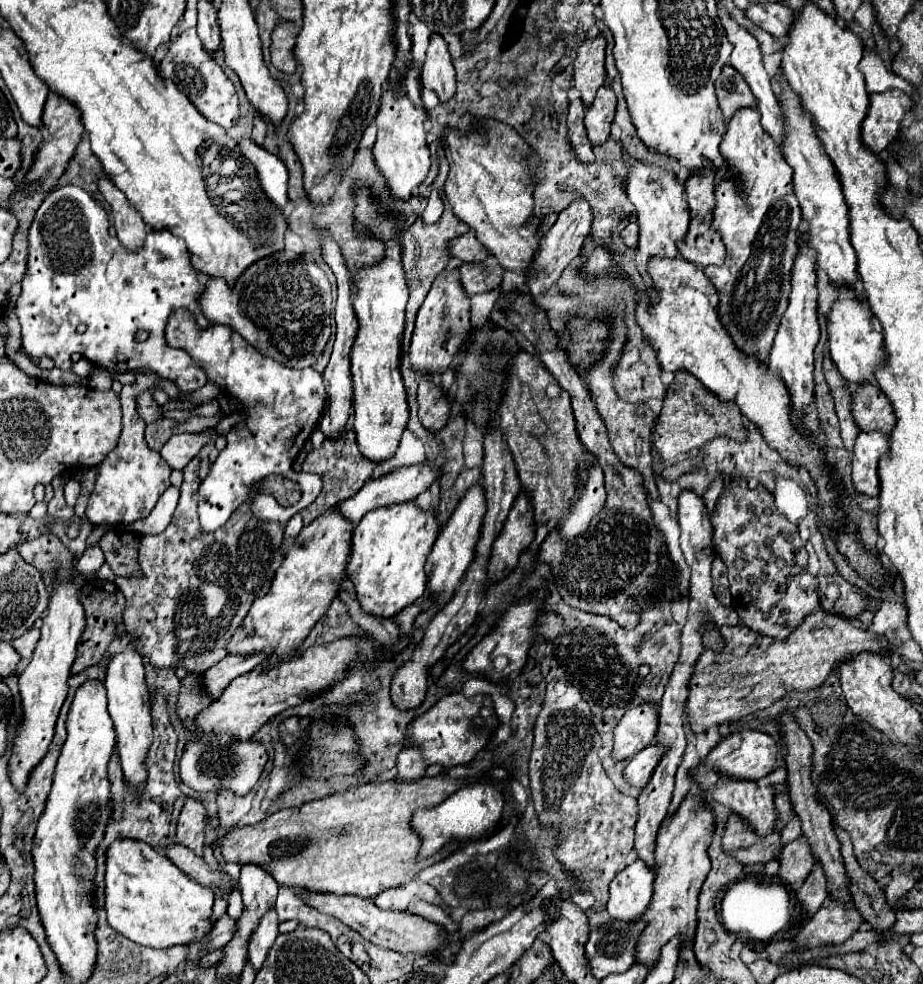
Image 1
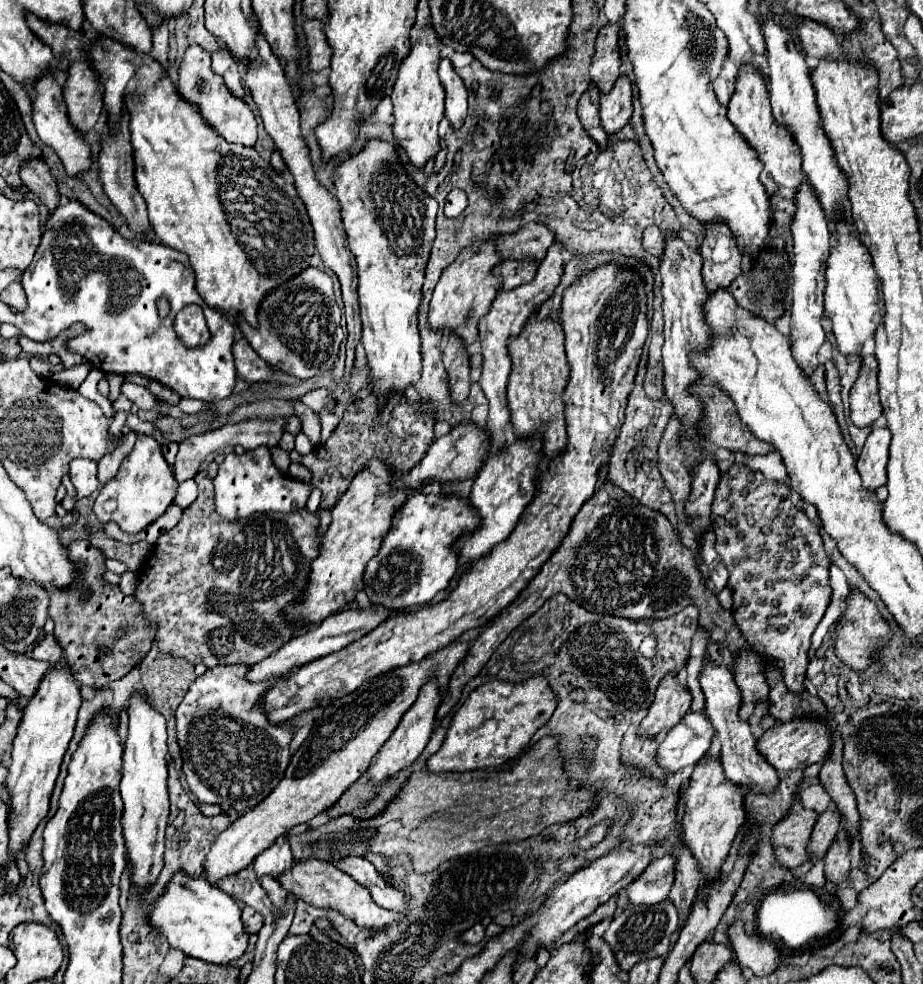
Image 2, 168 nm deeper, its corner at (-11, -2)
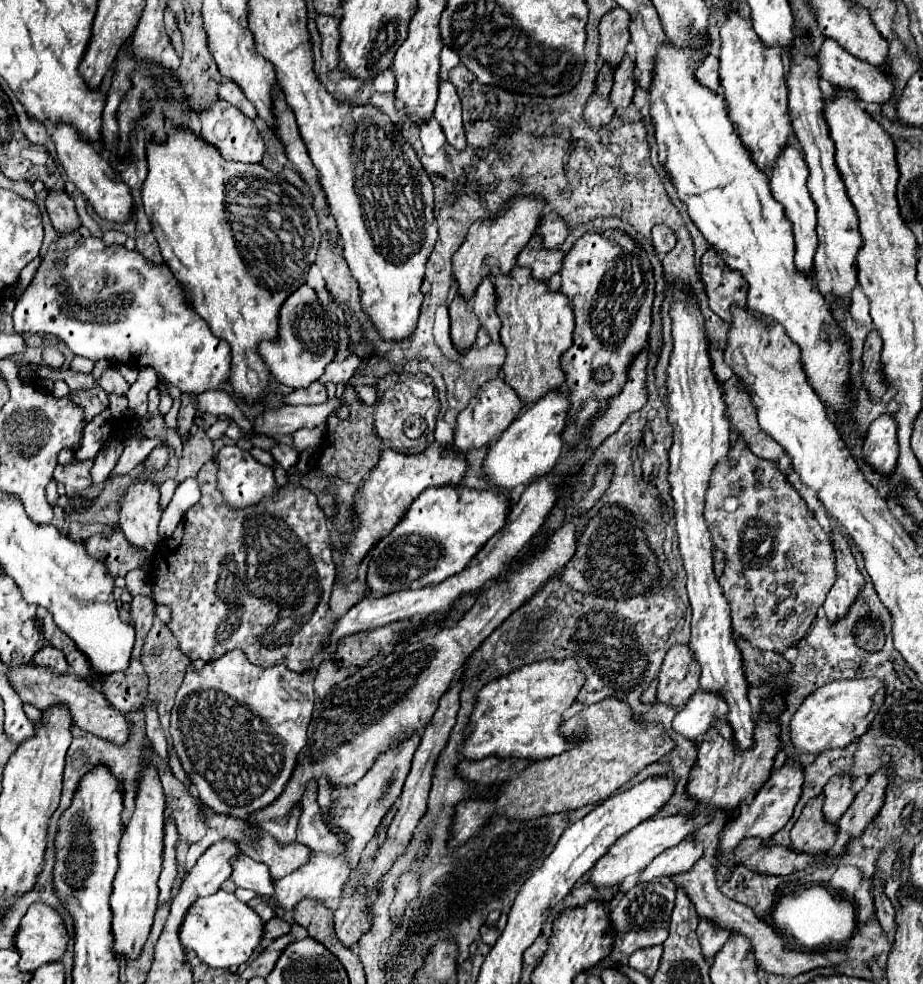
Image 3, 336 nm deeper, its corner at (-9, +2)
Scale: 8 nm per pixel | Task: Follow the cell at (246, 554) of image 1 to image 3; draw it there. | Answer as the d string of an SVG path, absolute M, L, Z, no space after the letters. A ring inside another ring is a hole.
M203 464L197 474L201 500L185 512L181 524L172 534L174 548L162 544L156 552L157 558L153 560L149 572L153 602L171 610L167 628L179 642L179 648L191 660L201 658L211 662L225 652L239 648L255 666L267 668L283 664L293 672L317 668L323 662L321 642L335 624L335 614L329 610L335 564L331 558L327 518L317 504L317 496L303 486L287 484L273 500L263 500L255 506L233 510L223 502L223 496L217 490L215 474L217 464Z

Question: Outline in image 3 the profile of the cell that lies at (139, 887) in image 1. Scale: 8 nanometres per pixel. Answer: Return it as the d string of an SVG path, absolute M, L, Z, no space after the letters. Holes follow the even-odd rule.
M225 890L215 892L207 900L199 898L195 900L195 906L189 908L181 930L179 930L179 940L183 948L193 950L201 962L205 962L211 968L229 968L229 966L239 966L245 964L251 954L255 952L263 932L263 922L261 918L247 906L243 904L235 894L229 894Z

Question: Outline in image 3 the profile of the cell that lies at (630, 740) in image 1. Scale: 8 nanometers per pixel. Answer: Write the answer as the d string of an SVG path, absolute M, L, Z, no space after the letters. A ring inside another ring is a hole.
M677 644L667 652L657 680L657 702L671 708L683 708L687 704L699 688L699 664L691 658L687 646Z

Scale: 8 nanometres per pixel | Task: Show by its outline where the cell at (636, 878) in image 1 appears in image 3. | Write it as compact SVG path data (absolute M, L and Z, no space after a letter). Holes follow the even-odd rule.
M683 840L667 852L661 852L639 876L639 882L655 882L661 878L671 878L689 872L693 864L701 858L703 846L693 840Z

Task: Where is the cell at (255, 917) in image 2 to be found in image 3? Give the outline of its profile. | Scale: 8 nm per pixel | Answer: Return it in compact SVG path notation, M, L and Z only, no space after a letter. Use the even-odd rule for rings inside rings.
M253 898L253 900L249 902L249 906L259 914L259 918L261 918L263 922L269 922L269 920L273 918L273 910L271 910L271 906L269 906L269 904L263 904L263 900Z

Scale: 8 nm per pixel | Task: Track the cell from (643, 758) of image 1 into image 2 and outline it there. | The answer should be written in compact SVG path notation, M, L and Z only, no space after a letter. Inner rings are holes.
M687 712L659 746L659 766L665 774L675 774L685 766L695 766L709 750L715 730L705 712Z

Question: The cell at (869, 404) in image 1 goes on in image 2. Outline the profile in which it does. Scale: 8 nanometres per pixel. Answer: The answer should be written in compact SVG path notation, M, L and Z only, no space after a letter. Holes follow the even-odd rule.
M865 356L859 376L849 392L851 422L859 428L871 426L883 412L877 398L877 358Z

